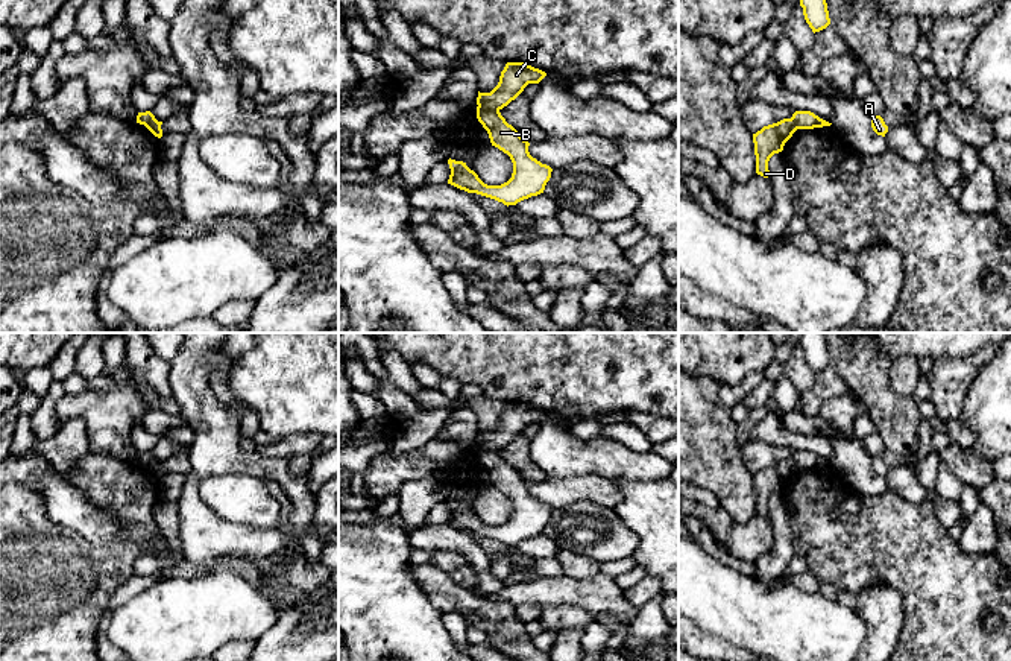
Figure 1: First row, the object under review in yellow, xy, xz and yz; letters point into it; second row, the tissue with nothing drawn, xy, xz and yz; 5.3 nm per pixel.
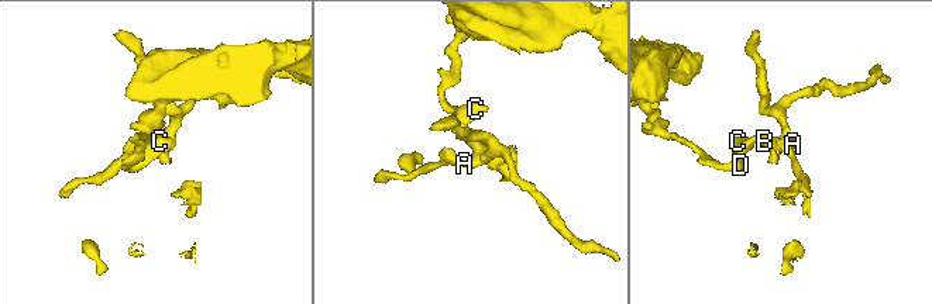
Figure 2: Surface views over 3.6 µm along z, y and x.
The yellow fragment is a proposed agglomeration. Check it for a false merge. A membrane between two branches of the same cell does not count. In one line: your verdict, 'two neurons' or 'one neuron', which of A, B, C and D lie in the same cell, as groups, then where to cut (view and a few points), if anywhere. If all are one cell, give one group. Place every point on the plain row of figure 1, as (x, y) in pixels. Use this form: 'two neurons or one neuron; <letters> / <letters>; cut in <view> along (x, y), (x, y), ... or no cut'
two neurons; A B / C D; cut in xz along (478, 445), (498, 452)

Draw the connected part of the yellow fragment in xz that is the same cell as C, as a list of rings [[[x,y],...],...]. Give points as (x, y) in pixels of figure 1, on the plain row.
[[[507,403],[498,425],[490,433],[478,432],[477,445],[499,451],[515,441],[528,424],[539,424],[545,416],[545,412],[528,404]]]

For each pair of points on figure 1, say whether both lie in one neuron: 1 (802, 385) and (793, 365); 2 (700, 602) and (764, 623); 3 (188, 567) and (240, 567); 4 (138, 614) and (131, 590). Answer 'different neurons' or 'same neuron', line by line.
1: same neuron
2: same neuron
3: same neuron
4: different neurons

